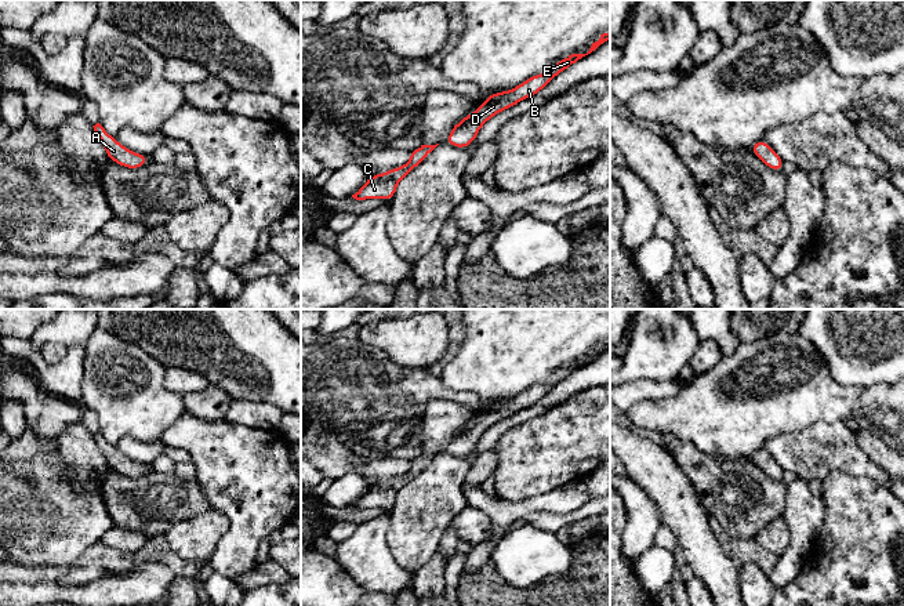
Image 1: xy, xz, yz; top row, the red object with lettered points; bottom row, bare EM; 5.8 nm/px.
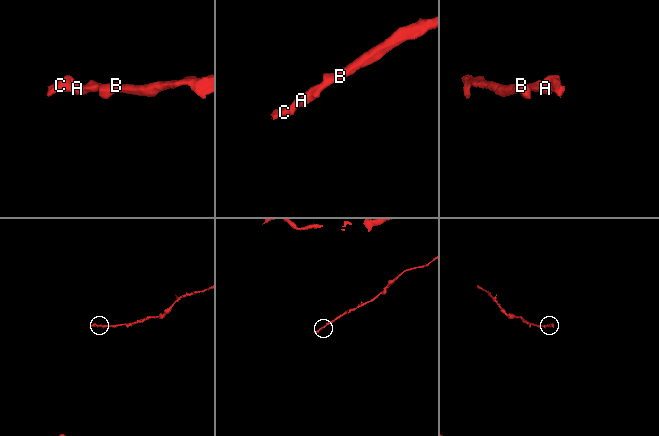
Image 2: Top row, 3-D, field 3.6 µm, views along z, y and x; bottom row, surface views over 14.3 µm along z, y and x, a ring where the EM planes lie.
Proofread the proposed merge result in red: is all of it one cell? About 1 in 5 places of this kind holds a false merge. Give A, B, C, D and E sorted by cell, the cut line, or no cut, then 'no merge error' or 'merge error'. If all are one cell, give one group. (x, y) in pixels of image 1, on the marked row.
A B C D E | no cut | no merge error

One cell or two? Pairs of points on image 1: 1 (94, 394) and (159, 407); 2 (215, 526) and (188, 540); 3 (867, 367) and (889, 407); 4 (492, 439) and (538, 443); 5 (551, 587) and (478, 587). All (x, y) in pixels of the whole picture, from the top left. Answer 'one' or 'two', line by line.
1: one
2: one
3: two
4: two
5: one

